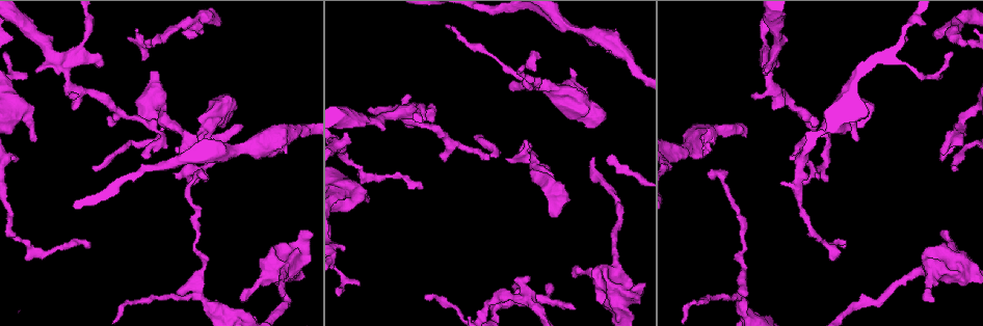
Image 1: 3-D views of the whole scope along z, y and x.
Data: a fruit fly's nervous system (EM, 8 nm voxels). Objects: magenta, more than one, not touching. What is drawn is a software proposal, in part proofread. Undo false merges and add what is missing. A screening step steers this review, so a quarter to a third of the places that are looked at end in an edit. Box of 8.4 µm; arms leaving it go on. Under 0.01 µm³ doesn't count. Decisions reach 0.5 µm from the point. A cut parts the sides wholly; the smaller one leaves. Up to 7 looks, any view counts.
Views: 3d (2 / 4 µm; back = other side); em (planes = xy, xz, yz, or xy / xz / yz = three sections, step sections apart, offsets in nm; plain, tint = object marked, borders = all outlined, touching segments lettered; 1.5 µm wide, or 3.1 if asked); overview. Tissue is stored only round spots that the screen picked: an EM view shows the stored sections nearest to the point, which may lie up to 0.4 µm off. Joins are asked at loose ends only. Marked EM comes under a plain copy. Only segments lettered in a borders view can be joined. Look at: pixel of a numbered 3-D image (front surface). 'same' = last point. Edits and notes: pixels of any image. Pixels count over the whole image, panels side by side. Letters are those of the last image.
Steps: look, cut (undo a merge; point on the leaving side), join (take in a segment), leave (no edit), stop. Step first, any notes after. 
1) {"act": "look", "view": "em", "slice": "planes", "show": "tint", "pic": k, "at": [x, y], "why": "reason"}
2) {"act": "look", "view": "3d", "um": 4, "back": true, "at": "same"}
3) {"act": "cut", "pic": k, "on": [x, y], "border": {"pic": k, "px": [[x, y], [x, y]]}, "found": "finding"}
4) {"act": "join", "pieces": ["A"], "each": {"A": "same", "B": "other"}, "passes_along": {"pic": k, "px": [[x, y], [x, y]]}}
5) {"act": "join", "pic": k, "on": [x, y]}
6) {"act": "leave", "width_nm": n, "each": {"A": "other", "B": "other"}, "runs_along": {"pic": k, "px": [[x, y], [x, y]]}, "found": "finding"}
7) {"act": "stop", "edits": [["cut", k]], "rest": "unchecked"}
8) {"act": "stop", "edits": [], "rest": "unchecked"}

{"act": "look", "view": "em", "slice": "planes", "show": "borders", "pic": 1, "at": [147, 156], "why": "tapers out"}

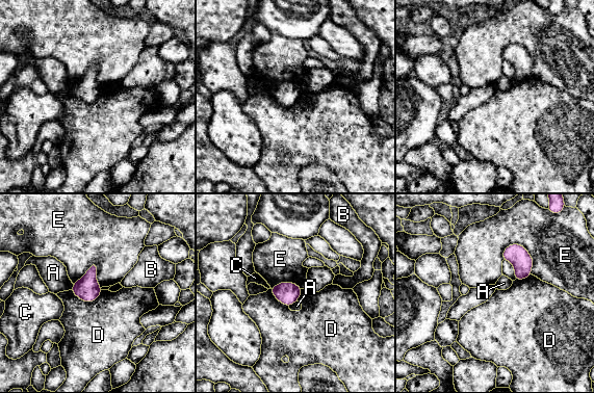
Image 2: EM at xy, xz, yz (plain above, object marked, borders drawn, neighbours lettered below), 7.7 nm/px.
{"act": "leave", "longest_contact_nm": ["E", 300], "each": {"A": "other", "B": "other", "C": "other", "D": "other", "E": "other"}, "border": {"pic": 2, "px": [[102, 289], [92, 302], [70, 290]]}, "found": "none of them fits"}

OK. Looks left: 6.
{"act": "look", "view": "em", "slice": "planes", "show": "borders", "pic": 1, "at": [874, 111], "why": "branch stops here"}

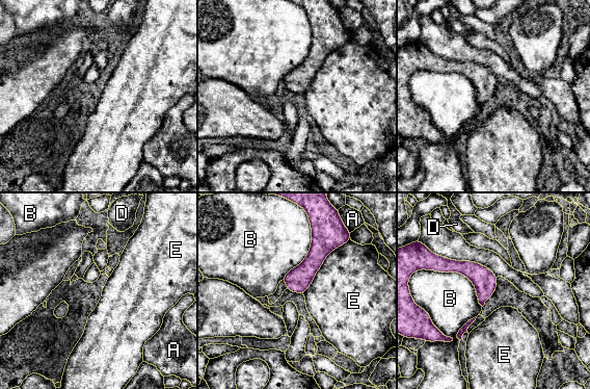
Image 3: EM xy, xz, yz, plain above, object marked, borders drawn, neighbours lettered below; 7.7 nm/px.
{"act": "leave", "each": {"A": "other", "B": "other", "D": "other", "E": "other"}, "border": {"pic": 3, "px": [[347, 241], [325, 258], [303, 294]]}, "found": "none of them fits"}

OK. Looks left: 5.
{"act": "look", "view": "em", "slice": "planes", "show": "borders", "pic": 1, "at": [942, 155], "why": "branch stops here"}

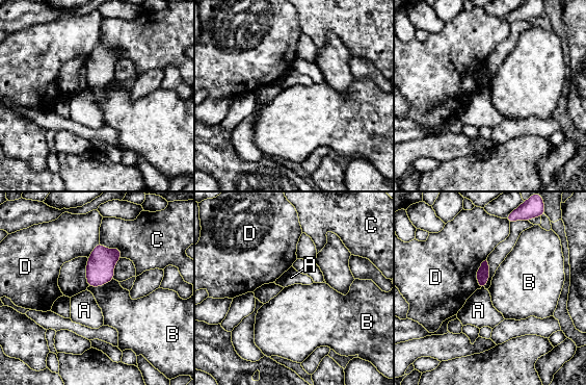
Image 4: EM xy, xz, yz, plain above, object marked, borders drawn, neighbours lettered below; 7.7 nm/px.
{"act": "leave", "each": {"A": "other", "B": "other", "C": "other", "D": "other"}, "border": {"pic": 4, "px": [[484, 287], [480, 289]]}, "found": "none of them fits"}

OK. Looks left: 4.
{"act": "stop", "edits": [], "rest": "unchecked"}

